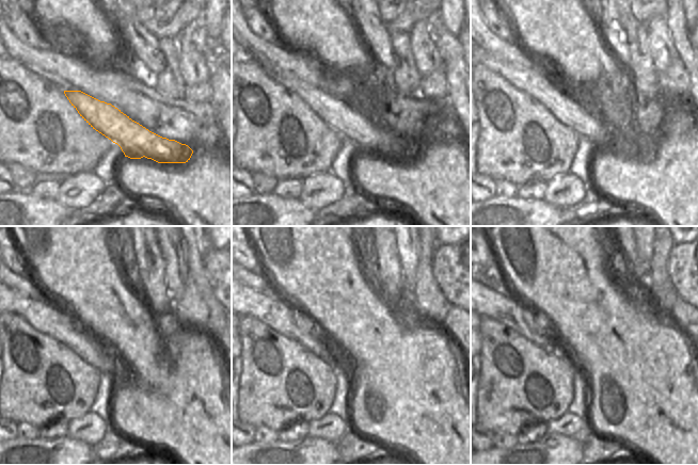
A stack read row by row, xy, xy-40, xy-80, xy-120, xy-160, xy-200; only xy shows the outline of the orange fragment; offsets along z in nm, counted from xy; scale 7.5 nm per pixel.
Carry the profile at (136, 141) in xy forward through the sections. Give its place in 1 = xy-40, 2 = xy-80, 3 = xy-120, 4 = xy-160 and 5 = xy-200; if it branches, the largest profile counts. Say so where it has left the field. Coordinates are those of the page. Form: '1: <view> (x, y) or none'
1: xy-40 (348, 122)
2: xy-80 (581, 116)
3: xy-120 (54, 322)
4: xy-160 (279, 315)
5: xy-200 (503, 306)

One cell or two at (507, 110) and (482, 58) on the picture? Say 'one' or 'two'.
two

